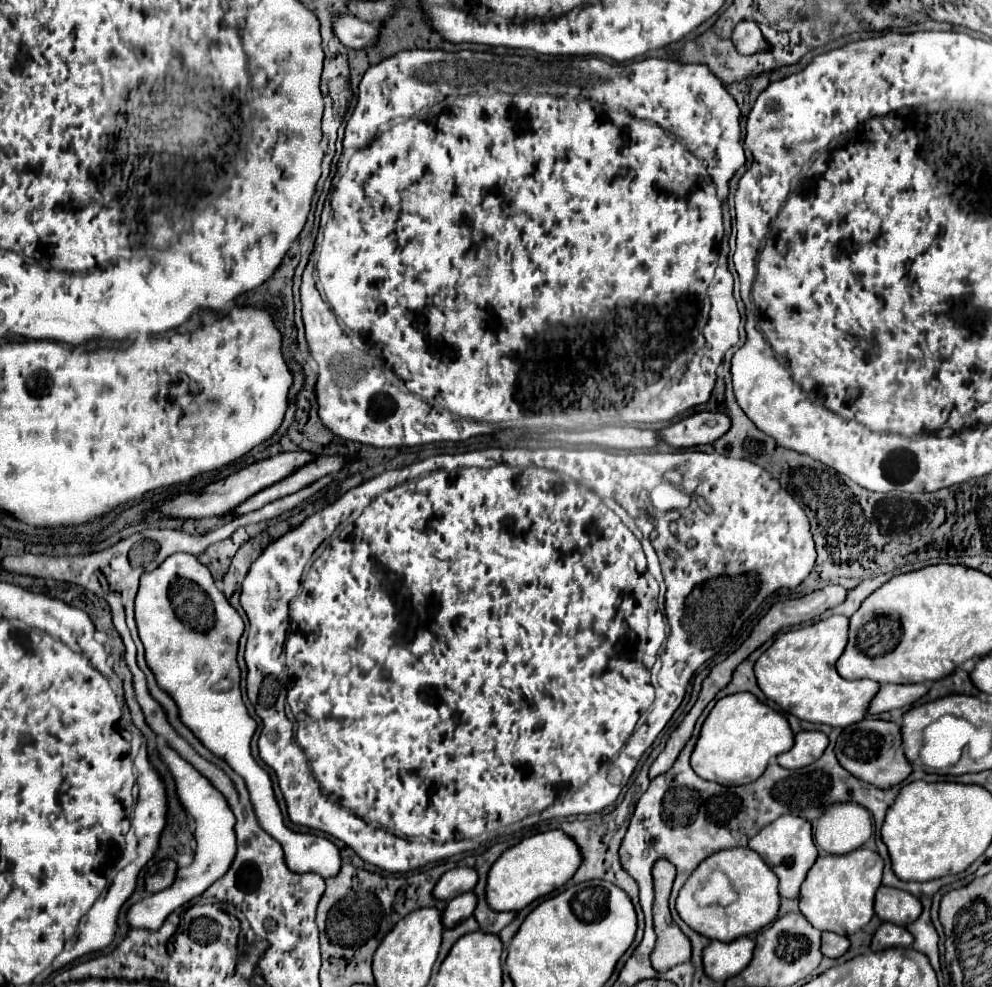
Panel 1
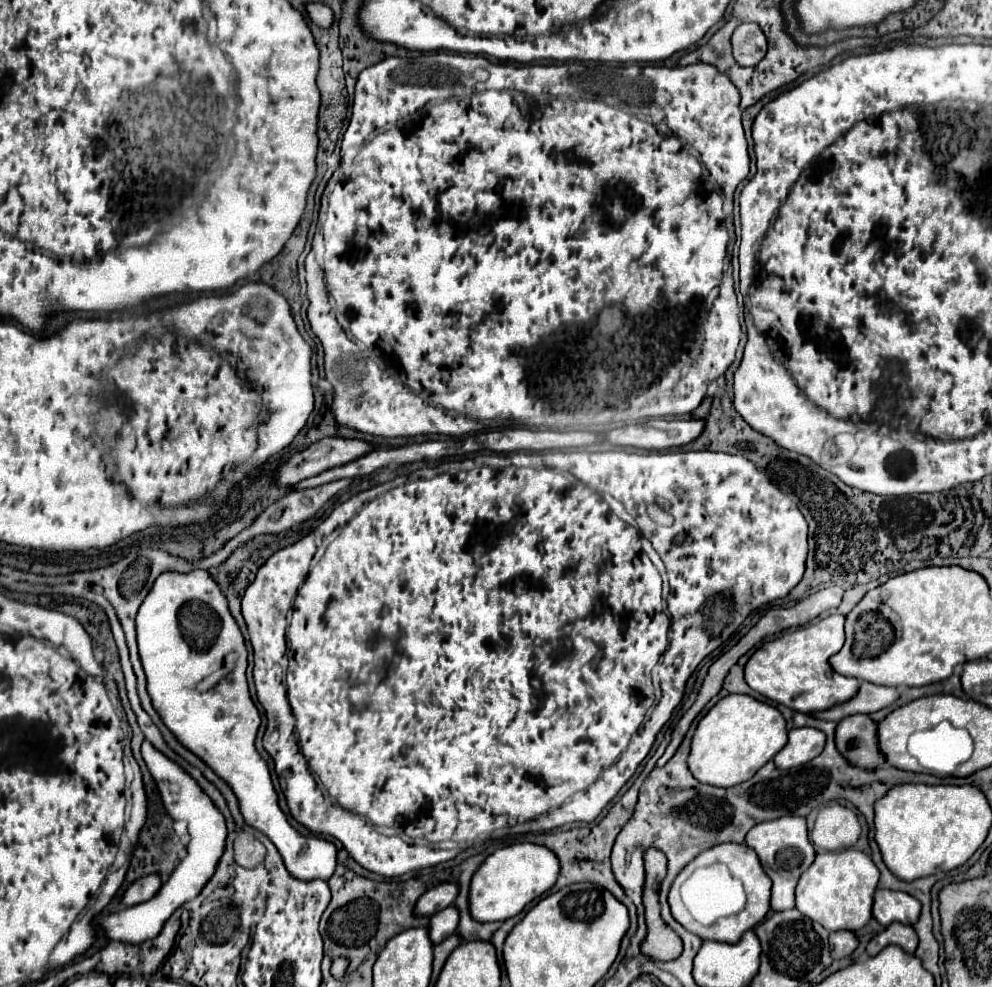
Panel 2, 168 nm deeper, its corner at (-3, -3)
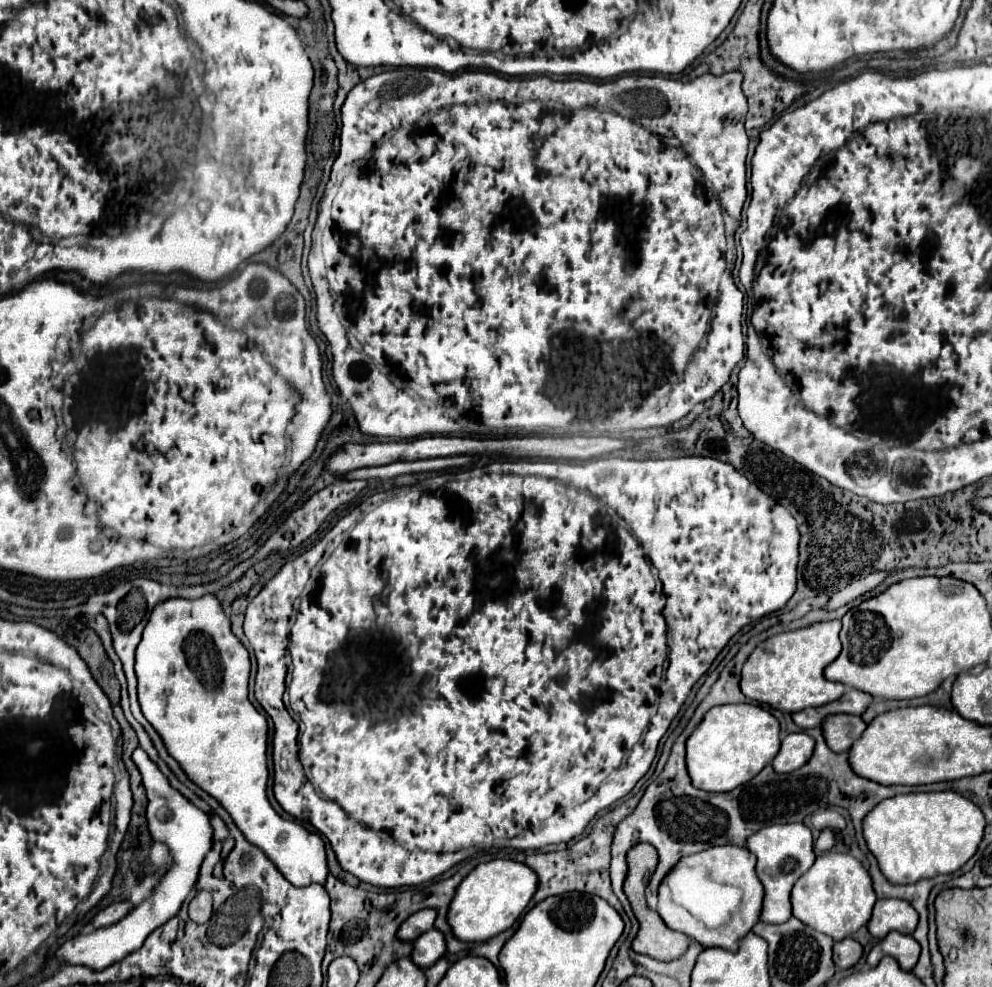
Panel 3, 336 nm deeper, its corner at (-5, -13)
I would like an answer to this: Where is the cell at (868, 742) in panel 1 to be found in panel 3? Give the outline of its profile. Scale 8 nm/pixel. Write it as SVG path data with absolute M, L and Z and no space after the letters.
M830 714L822 720L822 734L830 750L848 752L852 742L860 738L866 724L860 716L852 714Z

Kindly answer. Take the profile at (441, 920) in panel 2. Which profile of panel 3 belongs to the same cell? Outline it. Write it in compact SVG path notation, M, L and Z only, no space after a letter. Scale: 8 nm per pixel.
M428 930L426 934L422 934L420 938L414 940L414 950L412 950L412 962L426 970L430 968L438 958L442 958L446 954L446 942L444 936L440 936L438 930Z

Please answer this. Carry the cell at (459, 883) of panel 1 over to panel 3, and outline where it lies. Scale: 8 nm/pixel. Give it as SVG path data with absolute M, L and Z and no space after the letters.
M420 910L402 922L400 930L396 932L396 938L402 942L414 942L420 934L434 928L434 920L436 920L436 910Z

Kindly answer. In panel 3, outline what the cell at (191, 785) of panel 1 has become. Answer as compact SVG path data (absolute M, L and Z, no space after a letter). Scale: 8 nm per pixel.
M136 748L132 752L132 760L140 770L142 784L146 788L146 798L148 798L146 820L148 820L150 838L152 842L162 842L168 846L172 864L166 868L162 878L156 882L152 894L140 904L136 904L120 922L106 926L106 928L98 928L90 934L78 934L72 940L64 942L58 948L58 956L62 958L64 964L104 970L112 966L114 962L126 958L128 954L136 952L144 944L150 932L154 932L158 926L166 924L170 918L178 914L182 902L194 890L194 882L198 878L198 870L200 870L200 862L204 860L204 854L208 854L208 850L212 848L212 826L208 822L208 816L194 804L190 804L180 792L168 786L168 780L164 778L164 774L160 774L158 766L148 758L148 754L144 754L144 750Z

